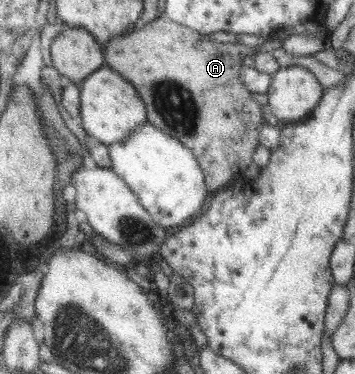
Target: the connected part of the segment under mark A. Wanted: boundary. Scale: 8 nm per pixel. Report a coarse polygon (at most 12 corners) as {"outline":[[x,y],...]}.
{"outline":[[164,16],[105,64],[194,152],[208,193],[266,124],[239,80],[254,47]]}

